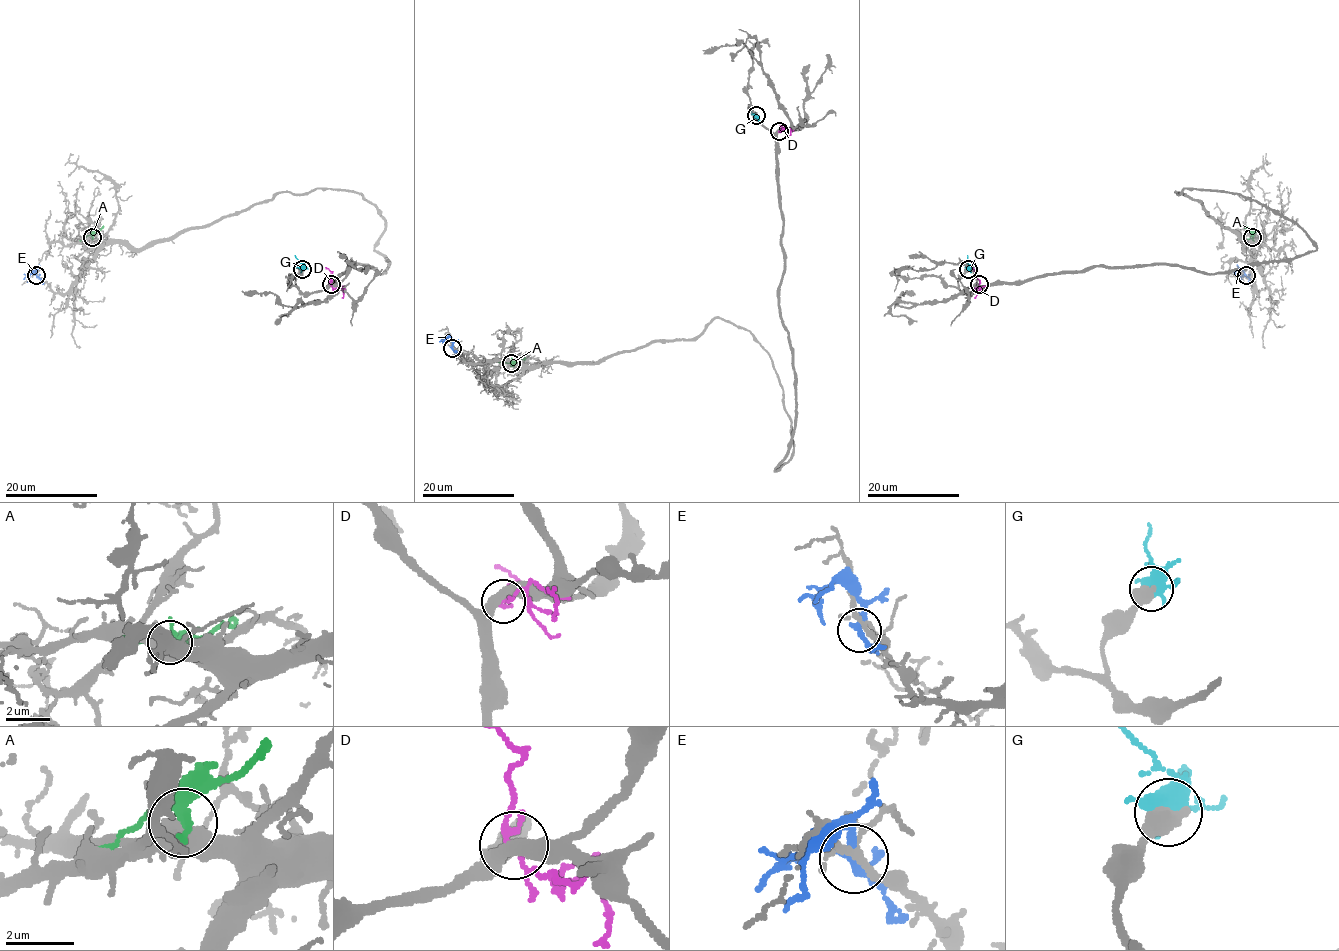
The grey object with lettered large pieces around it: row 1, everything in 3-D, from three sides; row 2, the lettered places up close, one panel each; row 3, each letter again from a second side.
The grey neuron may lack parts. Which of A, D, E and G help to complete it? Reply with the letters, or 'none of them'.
none of them

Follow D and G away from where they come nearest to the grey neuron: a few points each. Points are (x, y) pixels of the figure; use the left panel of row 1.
D: (330, 285), (342, 289), (341, 297)
G: (302, 269), (303, 264), (295, 255)

